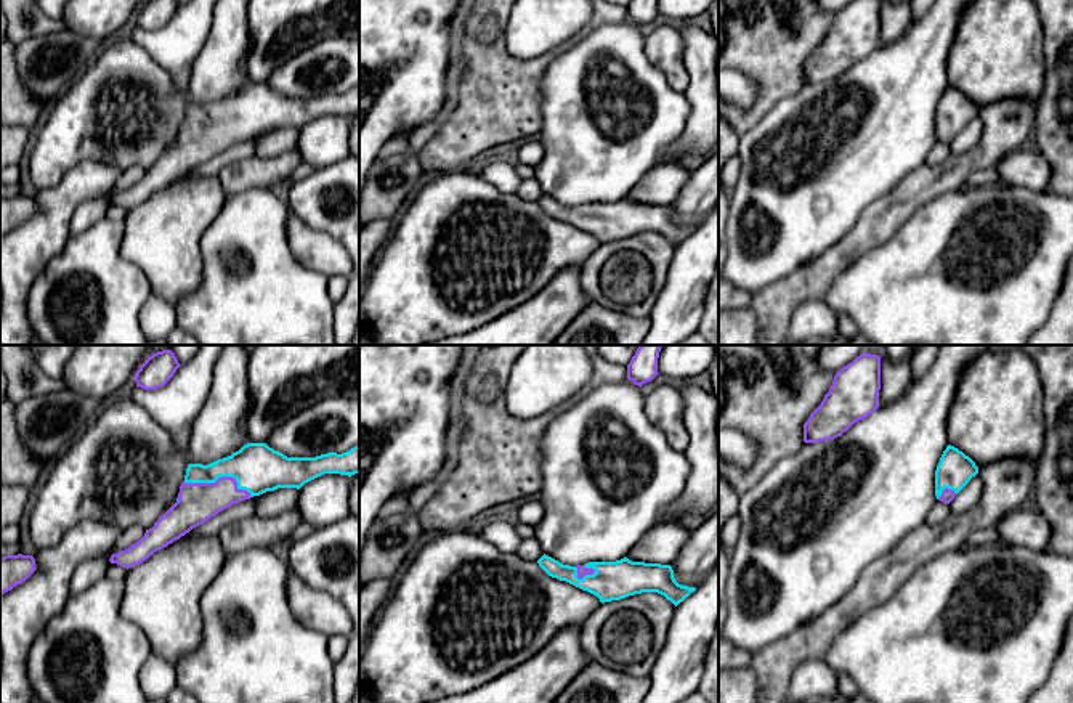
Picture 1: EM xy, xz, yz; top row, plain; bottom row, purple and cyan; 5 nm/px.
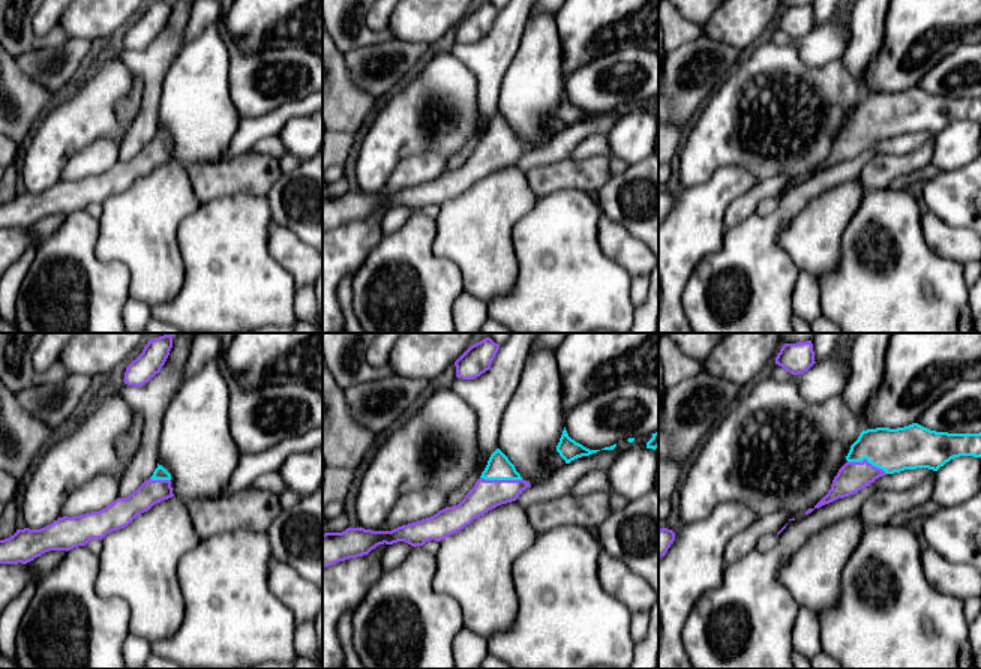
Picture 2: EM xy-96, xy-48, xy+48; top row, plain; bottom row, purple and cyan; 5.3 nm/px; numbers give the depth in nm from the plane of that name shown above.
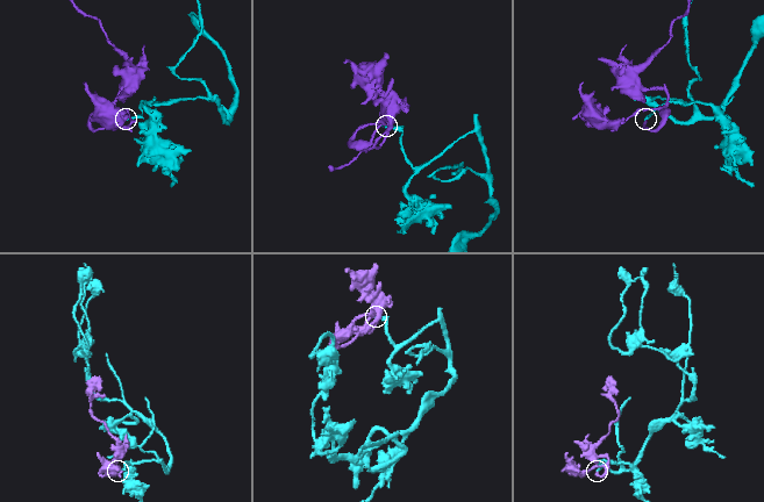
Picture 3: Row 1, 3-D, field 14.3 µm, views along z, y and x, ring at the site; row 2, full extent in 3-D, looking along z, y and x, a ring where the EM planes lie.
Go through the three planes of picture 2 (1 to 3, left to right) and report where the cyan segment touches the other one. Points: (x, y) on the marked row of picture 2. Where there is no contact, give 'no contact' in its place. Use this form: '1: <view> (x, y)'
1: xy-96 (161, 480)
2: xy-48 (501, 480)
3: xy+48 (866, 461)

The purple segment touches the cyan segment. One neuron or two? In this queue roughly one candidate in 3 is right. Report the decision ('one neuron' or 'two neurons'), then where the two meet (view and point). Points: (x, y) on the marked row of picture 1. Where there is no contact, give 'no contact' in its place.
one neuron; meets purple in xy at (220, 477)

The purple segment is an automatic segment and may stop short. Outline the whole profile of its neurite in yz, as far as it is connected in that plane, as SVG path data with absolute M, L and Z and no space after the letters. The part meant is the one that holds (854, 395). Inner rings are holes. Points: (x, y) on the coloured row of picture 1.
M861 353L836 372L829 392L804 424L804 441L818 443L840 437L879 408L879 390L881 356Z

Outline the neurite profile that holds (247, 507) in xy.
M253 496L250 499L233 504L231 507L218 512L215 517L212 517L205 523L192 528L186 534L217 536L220 533L220 530L225 528L226 525L257 515L257 501L258 499L260 499L260 496Z

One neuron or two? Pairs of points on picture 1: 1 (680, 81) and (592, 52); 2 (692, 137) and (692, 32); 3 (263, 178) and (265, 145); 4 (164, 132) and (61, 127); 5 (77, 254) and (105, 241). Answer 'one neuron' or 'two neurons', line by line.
1: two neurons
2: one neuron
3: two neurons
4: one neuron
5: one neuron

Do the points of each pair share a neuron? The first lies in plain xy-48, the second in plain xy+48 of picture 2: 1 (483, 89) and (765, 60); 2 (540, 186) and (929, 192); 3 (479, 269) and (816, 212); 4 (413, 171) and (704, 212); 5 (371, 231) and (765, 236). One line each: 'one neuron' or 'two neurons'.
1: two neurons
2: two neurons
3: one neuron
4: one neuron
5: two neurons

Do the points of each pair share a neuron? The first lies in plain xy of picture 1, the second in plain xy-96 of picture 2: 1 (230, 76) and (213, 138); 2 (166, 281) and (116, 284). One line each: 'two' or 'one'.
1: one
2: two

